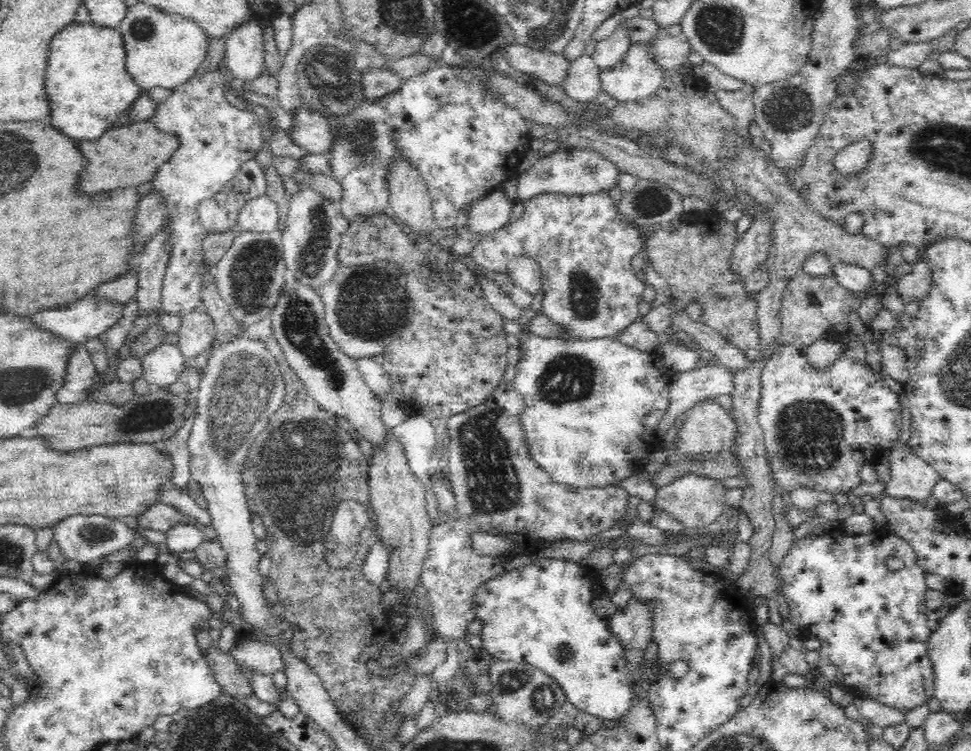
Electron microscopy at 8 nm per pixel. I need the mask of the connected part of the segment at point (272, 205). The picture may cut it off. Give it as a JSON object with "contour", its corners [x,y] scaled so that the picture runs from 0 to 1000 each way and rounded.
{"contour":[[[266,261],[255,269],[253,277],[247,280],[247,302],[251,308],[262,308],[269,312],[282,309],[286,304],[288,282],[284,269],[278,261]]]}

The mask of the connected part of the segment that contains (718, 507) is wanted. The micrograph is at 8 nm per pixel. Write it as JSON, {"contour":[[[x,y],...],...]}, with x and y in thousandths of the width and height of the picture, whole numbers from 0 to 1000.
{"contour":[[[706,631],[694,639],[691,647],[678,648],[674,663],[675,674],[685,680],[706,702],[727,703],[737,695],[750,675],[743,639],[727,636],[718,631]]]}

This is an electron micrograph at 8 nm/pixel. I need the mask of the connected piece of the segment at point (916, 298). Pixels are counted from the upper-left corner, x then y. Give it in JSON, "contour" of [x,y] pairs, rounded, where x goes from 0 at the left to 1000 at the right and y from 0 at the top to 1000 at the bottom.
{"contour":[[[943,345],[939,353],[939,362],[923,375],[922,386],[932,405],[945,402],[949,405],[956,394],[961,378],[961,362],[954,346]]]}

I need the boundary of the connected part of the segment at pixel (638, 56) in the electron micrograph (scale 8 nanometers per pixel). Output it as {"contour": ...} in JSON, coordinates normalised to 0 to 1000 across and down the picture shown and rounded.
{"contour":[[[669,55],[653,57],[636,85],[632,85],[630,91],[620,92],[620,96],[618,96],[620,123],[627,125],[636,137],[661,133],[661,130],[673,126],[682,117],[687,95],[682,87],[678,87],[678,79],[676,79],[676,71],[671,68]]]}

